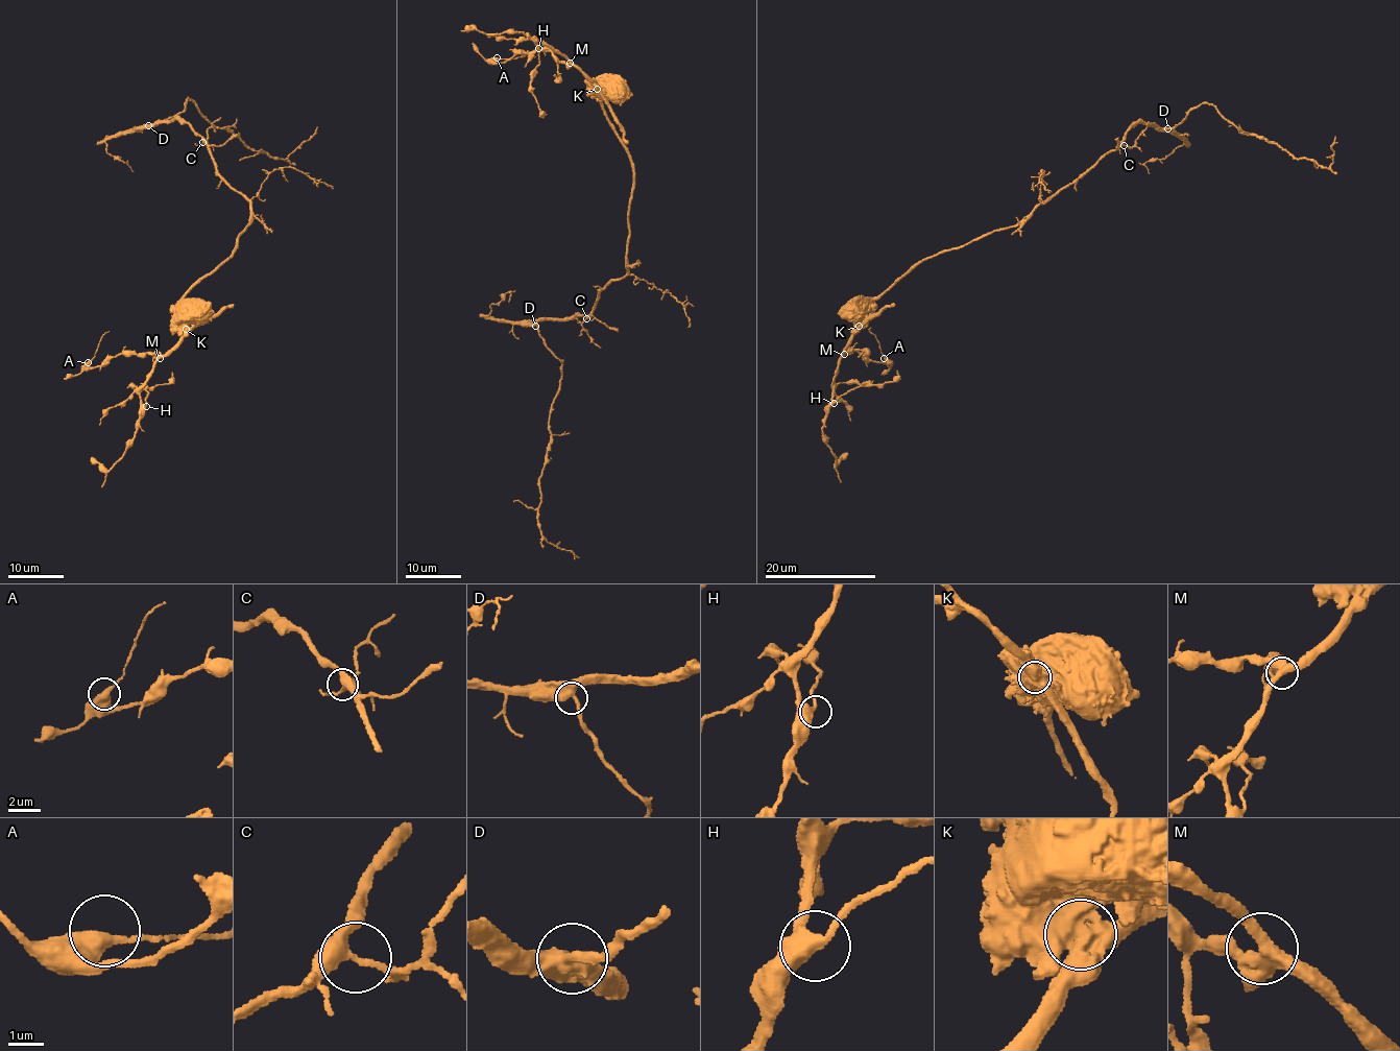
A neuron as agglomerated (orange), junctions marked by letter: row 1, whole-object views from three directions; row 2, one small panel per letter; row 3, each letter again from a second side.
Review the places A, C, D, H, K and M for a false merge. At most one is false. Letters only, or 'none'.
K

